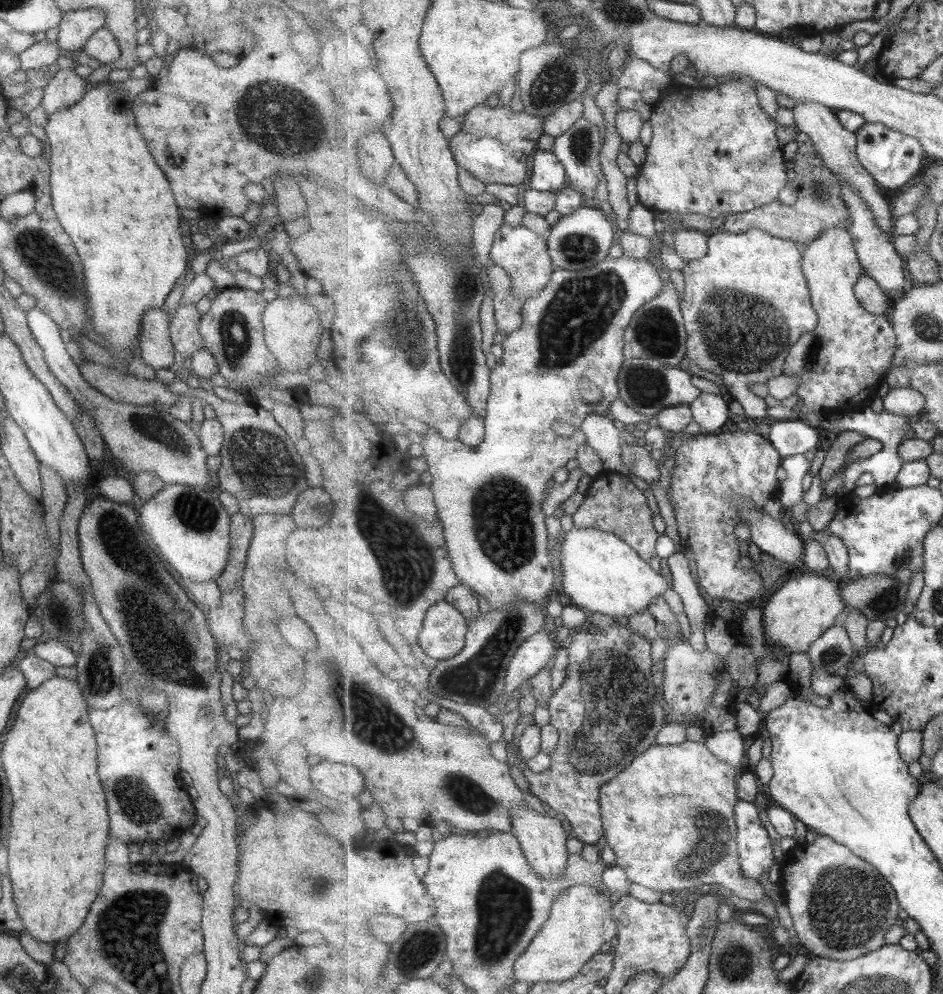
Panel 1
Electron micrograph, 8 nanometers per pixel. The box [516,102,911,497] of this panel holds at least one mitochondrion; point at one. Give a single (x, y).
(579, 313)

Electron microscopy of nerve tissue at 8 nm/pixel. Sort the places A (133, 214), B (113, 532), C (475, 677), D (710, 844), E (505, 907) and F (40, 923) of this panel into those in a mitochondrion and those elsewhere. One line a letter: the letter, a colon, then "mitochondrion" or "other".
A: other
B: mitochondrion
C: mitochondrion
D: mitochondrion
E: mitochondrion
F: other

